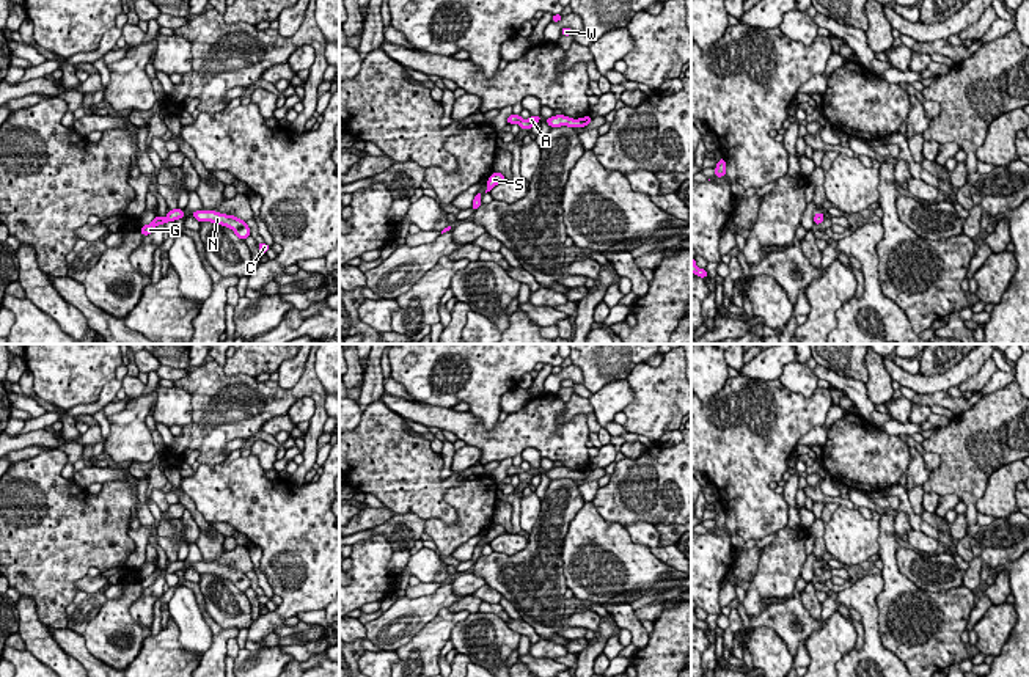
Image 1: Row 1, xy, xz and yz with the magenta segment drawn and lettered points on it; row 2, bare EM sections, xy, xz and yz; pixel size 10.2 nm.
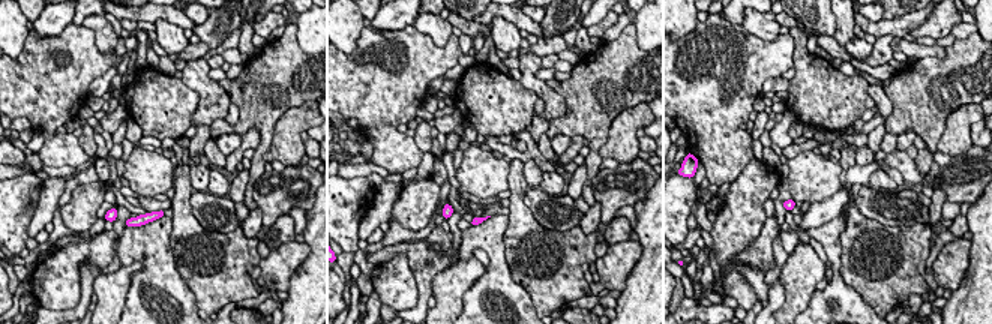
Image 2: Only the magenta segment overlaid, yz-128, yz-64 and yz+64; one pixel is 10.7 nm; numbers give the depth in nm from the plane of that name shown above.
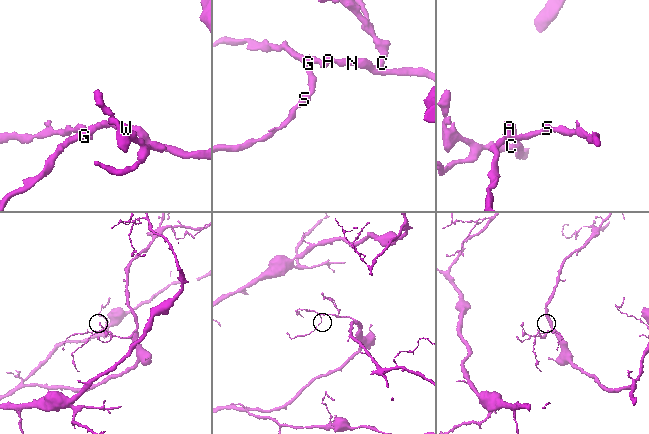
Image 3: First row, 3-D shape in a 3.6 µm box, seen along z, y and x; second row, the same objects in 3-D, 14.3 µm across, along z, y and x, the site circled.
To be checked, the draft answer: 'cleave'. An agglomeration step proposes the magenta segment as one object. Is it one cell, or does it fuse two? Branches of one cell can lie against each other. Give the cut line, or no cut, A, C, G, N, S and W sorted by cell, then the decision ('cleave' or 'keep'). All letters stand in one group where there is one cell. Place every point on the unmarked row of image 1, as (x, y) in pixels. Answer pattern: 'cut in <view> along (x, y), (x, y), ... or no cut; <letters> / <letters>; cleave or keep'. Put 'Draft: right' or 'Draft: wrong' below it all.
no cut; A C G N S W; keep
Draft: wrong

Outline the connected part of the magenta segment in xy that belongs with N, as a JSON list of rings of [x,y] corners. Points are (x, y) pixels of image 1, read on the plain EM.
[[[203,561],[192,564],[192,567],[200,575],[211,573],[211,575],[218,575],[222,578],[226,578],[226,580],[233,581],[234,586],[242,592],[245,592],[248,587],[251,587],[250,578],[244,572],[240,572],[239,569],[220,565],[215,562],[203,562]]]

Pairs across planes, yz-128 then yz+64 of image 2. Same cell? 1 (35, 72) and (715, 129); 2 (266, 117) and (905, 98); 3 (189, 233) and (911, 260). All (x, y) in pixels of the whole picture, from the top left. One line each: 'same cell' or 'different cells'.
1: same cell
2: same cell
3: same cell

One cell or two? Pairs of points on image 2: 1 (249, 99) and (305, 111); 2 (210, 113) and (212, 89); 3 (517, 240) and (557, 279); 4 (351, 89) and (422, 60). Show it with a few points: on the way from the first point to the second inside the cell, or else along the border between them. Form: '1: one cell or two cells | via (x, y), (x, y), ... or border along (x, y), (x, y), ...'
1: two cells | border along (311, 99), (290, 107), (276, 122), (272, 138)
2: one cell | via (210, 107), (212, 95)
3: one cell | via (527, 249), (550, 272)
4: one cell | via (369, 87), (404, 74)

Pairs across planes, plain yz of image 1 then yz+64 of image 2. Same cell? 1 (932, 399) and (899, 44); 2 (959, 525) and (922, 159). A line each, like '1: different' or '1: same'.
1: same
2: same

